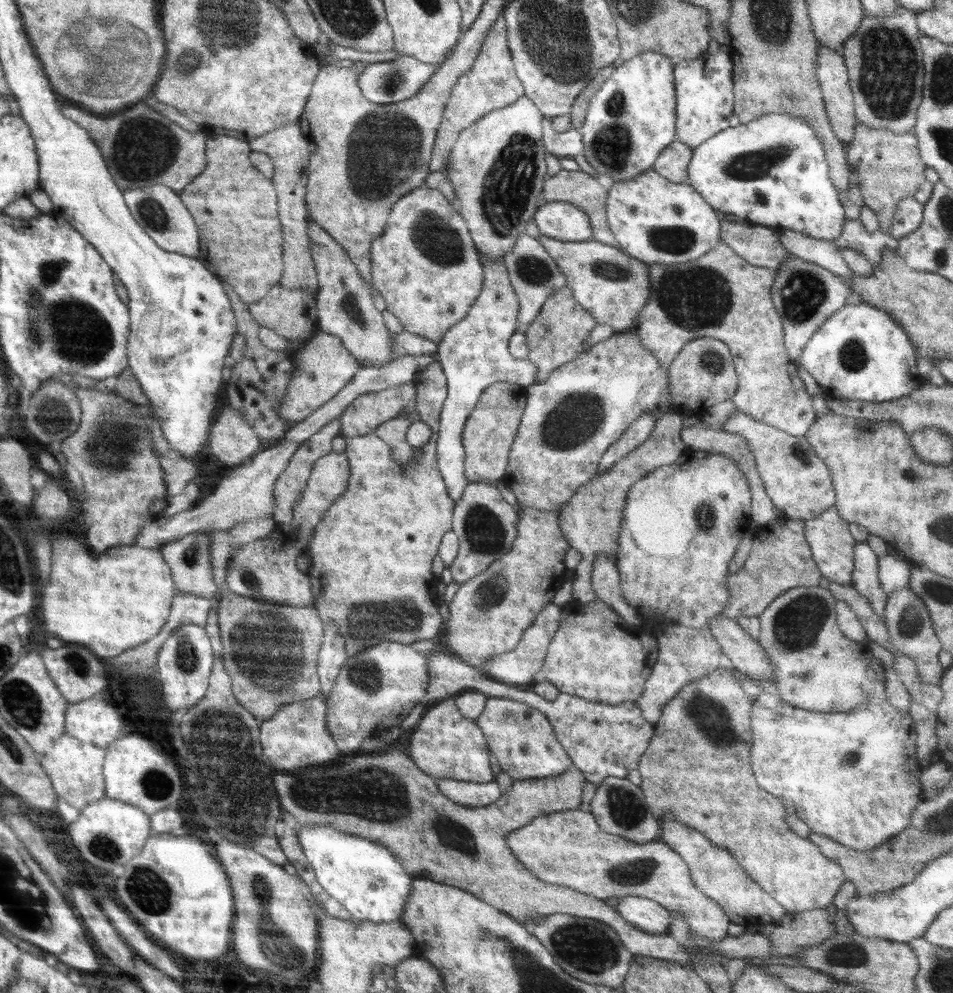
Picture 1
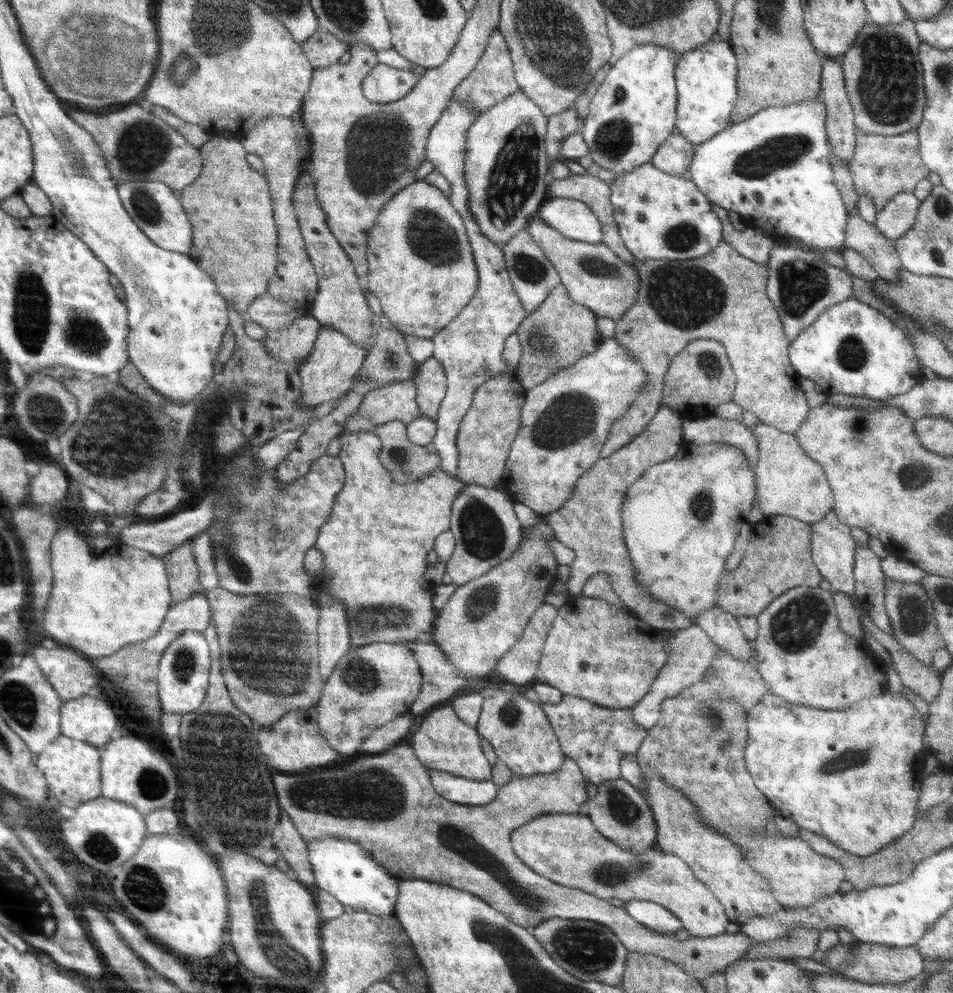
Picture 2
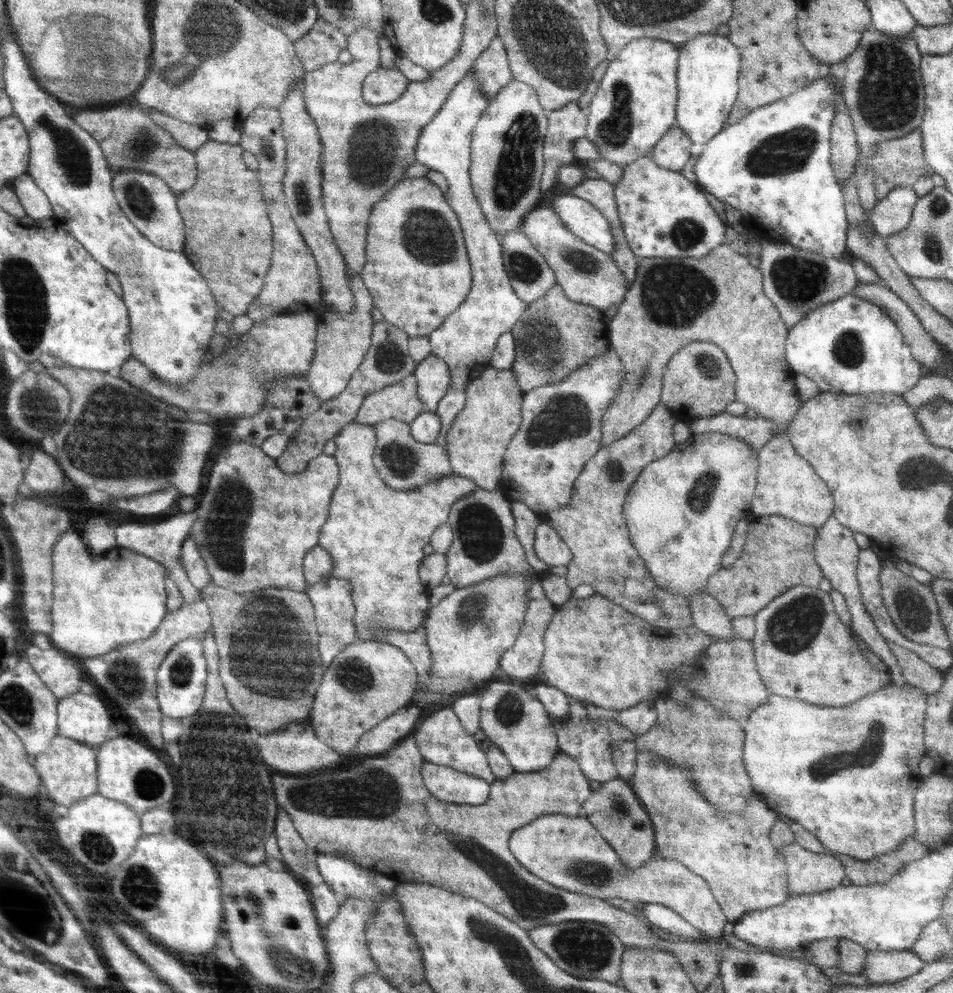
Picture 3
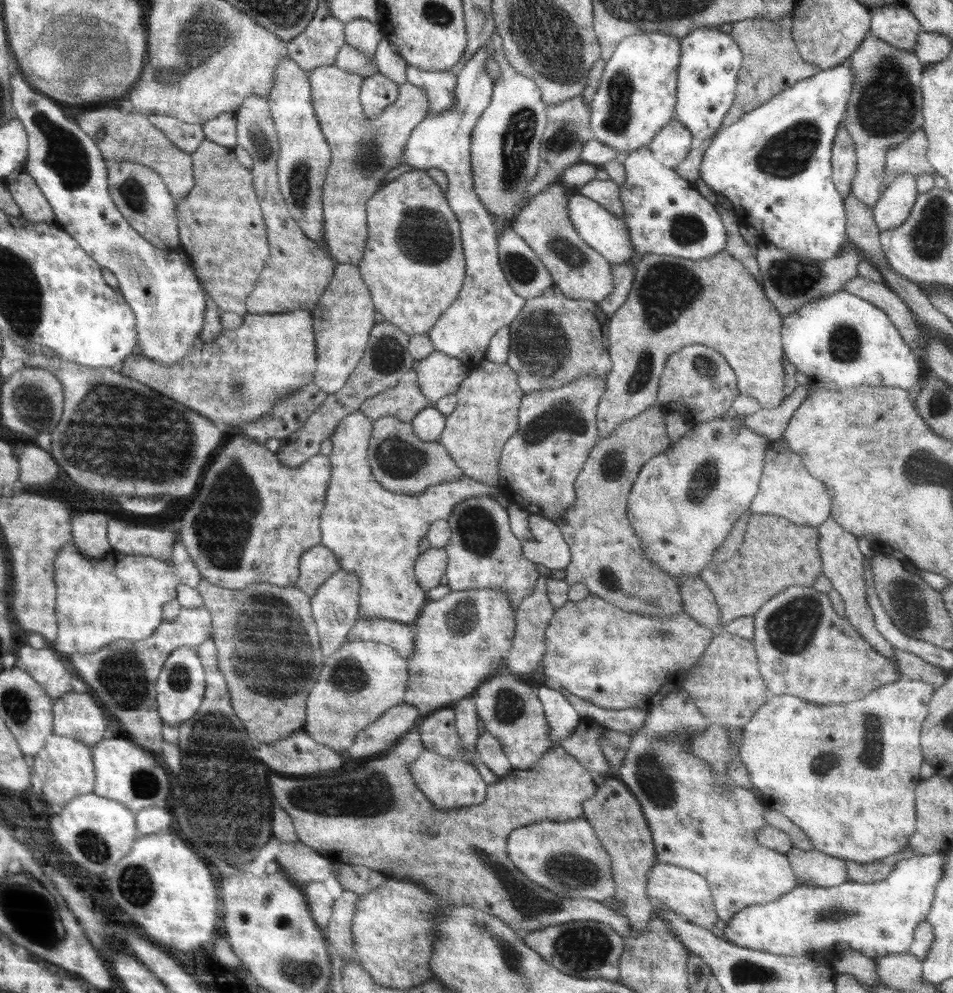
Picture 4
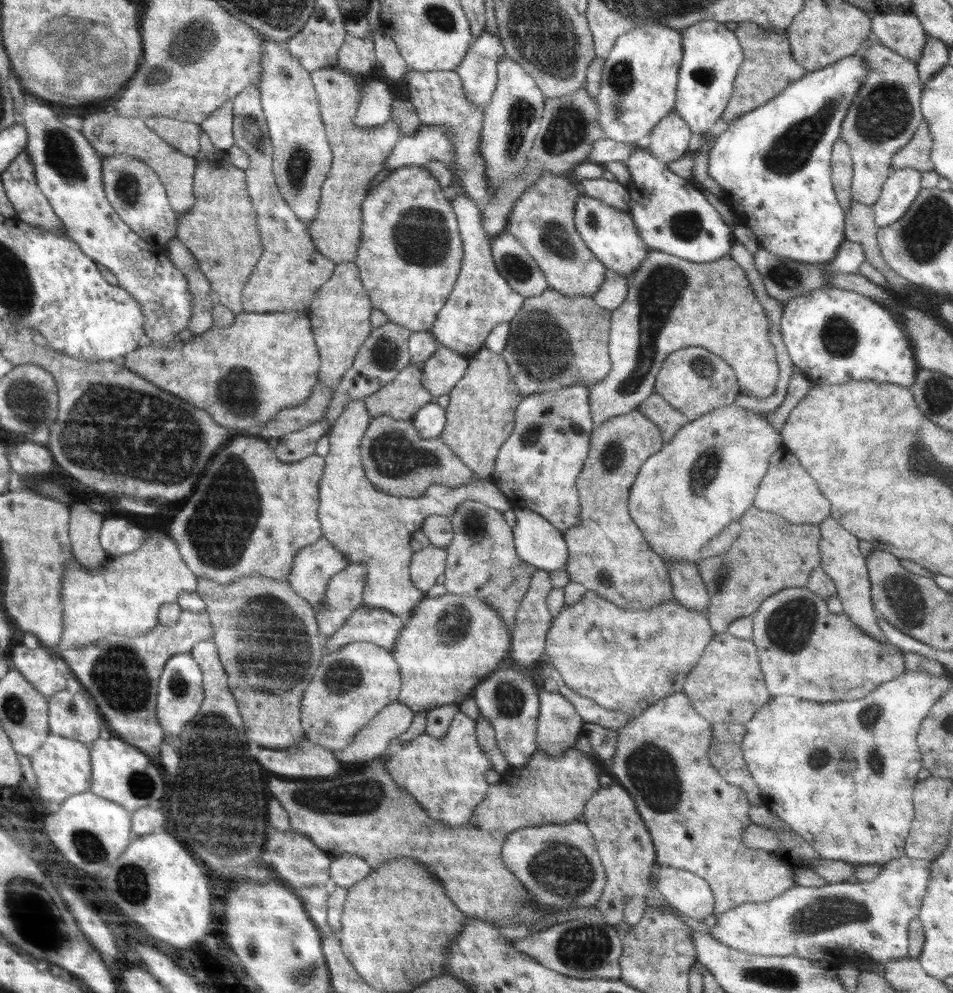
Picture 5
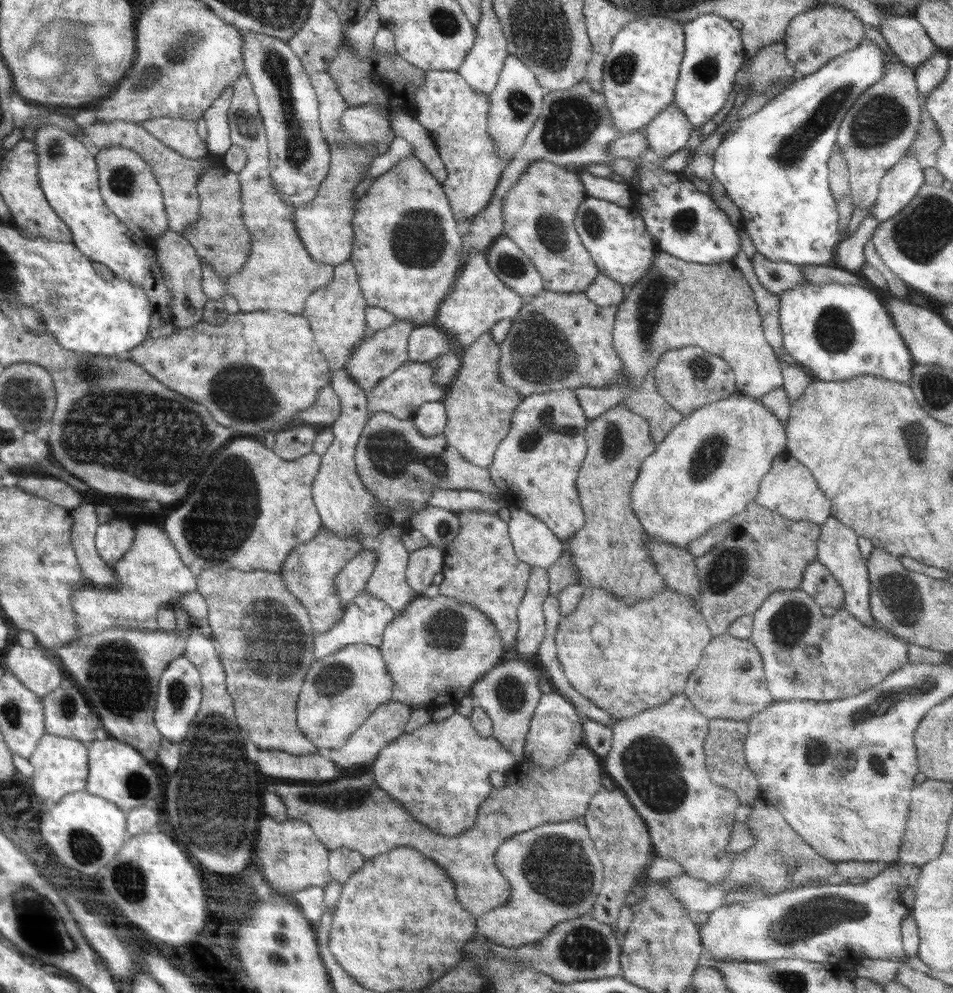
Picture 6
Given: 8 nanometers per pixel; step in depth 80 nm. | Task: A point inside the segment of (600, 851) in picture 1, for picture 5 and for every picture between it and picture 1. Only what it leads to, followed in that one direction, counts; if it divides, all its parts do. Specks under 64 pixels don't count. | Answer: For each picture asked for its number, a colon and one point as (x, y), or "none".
2: (567, 849)
3: (568, 852)
4: (581, 868)
5: (560, 865)

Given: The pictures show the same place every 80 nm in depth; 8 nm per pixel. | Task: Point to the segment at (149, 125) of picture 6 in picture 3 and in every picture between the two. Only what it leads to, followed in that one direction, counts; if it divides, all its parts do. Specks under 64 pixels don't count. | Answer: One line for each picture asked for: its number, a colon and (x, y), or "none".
3: (190, 136)
4: (187, 137)
5: (184, 136)

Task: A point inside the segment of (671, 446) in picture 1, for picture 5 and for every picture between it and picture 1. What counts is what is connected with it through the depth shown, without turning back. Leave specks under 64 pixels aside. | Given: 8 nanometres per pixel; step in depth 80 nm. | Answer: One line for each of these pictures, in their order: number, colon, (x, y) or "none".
2: (590, 523)
3: (592, 524)
4: (607, 557)
5: (608, 553)

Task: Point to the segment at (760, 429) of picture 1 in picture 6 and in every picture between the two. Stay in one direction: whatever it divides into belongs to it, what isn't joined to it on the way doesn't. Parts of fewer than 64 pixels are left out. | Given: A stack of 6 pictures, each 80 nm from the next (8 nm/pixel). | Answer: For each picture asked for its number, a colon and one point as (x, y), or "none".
2: (788, 482)
3: (787, 485)
4: (787, 489)
5: (786, 489)
6: (790, 489)

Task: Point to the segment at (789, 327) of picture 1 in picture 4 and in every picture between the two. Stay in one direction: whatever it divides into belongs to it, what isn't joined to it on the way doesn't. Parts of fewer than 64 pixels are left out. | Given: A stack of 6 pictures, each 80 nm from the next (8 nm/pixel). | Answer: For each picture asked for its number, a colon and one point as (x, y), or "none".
2: (801, 286)
3: (796, 281)
4: (789, 281)

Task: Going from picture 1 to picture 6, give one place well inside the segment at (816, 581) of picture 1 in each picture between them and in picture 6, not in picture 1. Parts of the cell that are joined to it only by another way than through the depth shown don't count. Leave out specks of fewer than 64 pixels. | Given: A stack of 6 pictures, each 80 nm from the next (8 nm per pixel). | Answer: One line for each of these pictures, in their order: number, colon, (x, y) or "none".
2: (778, 557)
3: (779, 554)
4: (776, 554)
5: (771, 553)
6: (764, 552)

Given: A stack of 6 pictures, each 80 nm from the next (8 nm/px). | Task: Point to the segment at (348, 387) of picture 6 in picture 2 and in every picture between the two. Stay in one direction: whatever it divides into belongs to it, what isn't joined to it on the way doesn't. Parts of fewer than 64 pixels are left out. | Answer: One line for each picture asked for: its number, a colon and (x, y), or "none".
2: (376, 541)
3: (376, 535)
4: (374, 533)
5: (373, 529)

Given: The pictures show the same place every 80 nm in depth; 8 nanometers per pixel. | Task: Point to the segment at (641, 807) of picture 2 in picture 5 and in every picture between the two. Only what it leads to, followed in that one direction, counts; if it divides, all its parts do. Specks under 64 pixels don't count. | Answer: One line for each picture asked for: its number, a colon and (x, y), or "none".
3: (616, 812)
4: (614, 812)
5: (626, 849)

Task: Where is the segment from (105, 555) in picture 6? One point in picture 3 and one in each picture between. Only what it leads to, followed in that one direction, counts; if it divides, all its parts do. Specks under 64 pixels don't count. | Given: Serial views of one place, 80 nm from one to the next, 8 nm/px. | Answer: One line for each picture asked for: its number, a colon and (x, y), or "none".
3: (162, 541)
4: (124, 537)
5: (118, 537)

